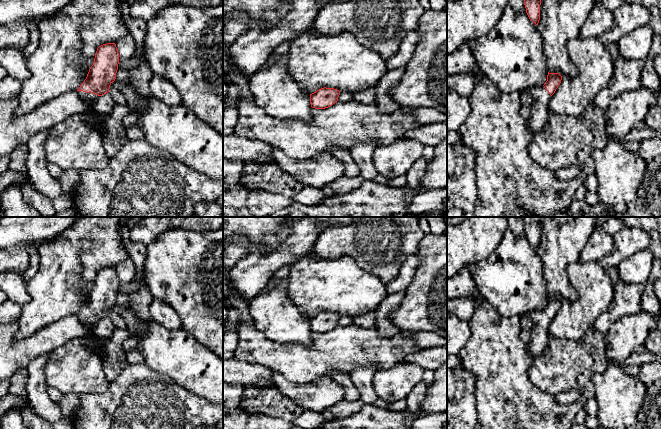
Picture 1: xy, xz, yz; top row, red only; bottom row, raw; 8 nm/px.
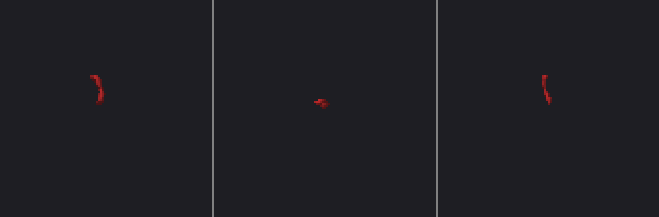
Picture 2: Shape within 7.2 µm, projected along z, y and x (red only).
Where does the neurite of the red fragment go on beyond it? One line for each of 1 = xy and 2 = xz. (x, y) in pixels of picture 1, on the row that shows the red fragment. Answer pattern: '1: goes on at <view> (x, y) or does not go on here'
1: goes on at xy (90, 97)
2: does not go on here

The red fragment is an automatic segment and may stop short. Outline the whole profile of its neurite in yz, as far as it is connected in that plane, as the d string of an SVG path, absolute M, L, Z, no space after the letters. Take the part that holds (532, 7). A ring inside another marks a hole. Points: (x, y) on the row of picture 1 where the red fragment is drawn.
M524 0L526 13L529 19L538 25L540 20L540 5L541 0Z

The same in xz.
M321 88L310 94L310 104L315 109L325 109L338 101L340 91L334 88Z

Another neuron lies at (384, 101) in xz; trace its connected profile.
M407 64L400 68L388 71L386 75L375 86L375 103L379 107L380 111L389 113L401 108L401 106L396 103L390 96L390 91L401 80L406 70L406 66Z

